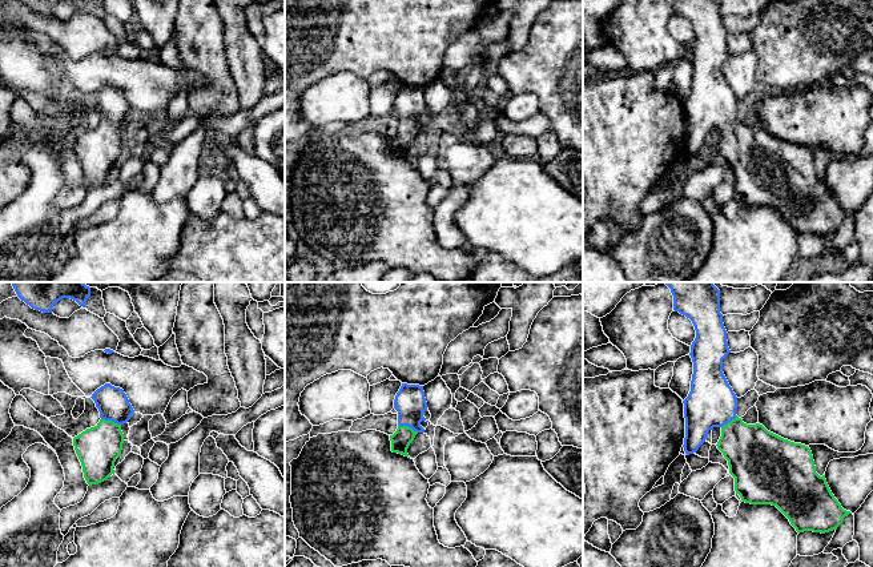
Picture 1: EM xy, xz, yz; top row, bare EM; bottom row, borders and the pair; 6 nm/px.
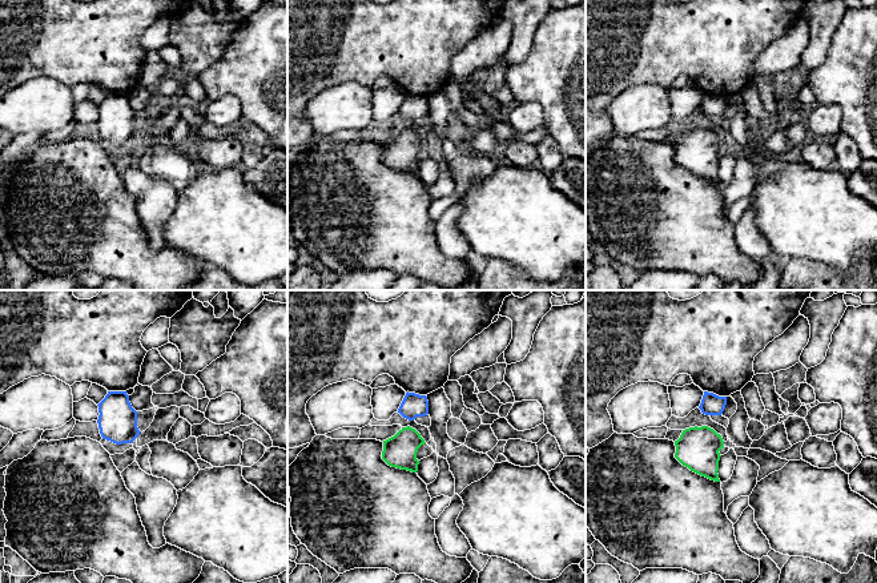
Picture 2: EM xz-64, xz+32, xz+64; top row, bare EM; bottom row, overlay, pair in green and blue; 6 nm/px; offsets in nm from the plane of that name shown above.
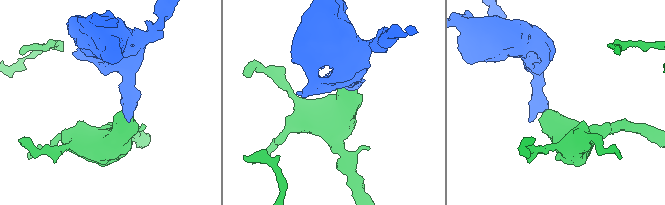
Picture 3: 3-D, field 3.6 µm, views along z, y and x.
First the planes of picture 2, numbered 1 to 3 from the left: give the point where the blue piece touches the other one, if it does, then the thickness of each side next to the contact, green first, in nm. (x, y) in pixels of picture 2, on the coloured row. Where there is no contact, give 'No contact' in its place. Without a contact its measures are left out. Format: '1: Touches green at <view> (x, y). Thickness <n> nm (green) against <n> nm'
1: No contact
2: No contact
3: No contact

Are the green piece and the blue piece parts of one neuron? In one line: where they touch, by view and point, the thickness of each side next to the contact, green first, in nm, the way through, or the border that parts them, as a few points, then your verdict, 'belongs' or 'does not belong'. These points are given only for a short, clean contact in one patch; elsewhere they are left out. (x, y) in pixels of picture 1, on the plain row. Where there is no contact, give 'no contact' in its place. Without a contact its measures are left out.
contact xy (111, 123); calibres 260 and 190 nm; way xy (97, 149), (107, 140), (111, 123), (113, 107); belongs

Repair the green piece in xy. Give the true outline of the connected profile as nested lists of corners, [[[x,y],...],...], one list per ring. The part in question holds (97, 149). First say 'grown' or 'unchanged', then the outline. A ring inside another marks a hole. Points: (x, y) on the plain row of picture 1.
grown; [[[105,85],[90,98],[100,113],[100,124],[73,140],[76,156],[89,188],[98,186],[114,176],[114,164],[124,145],[121,128],[134,114],[122,91]]]

